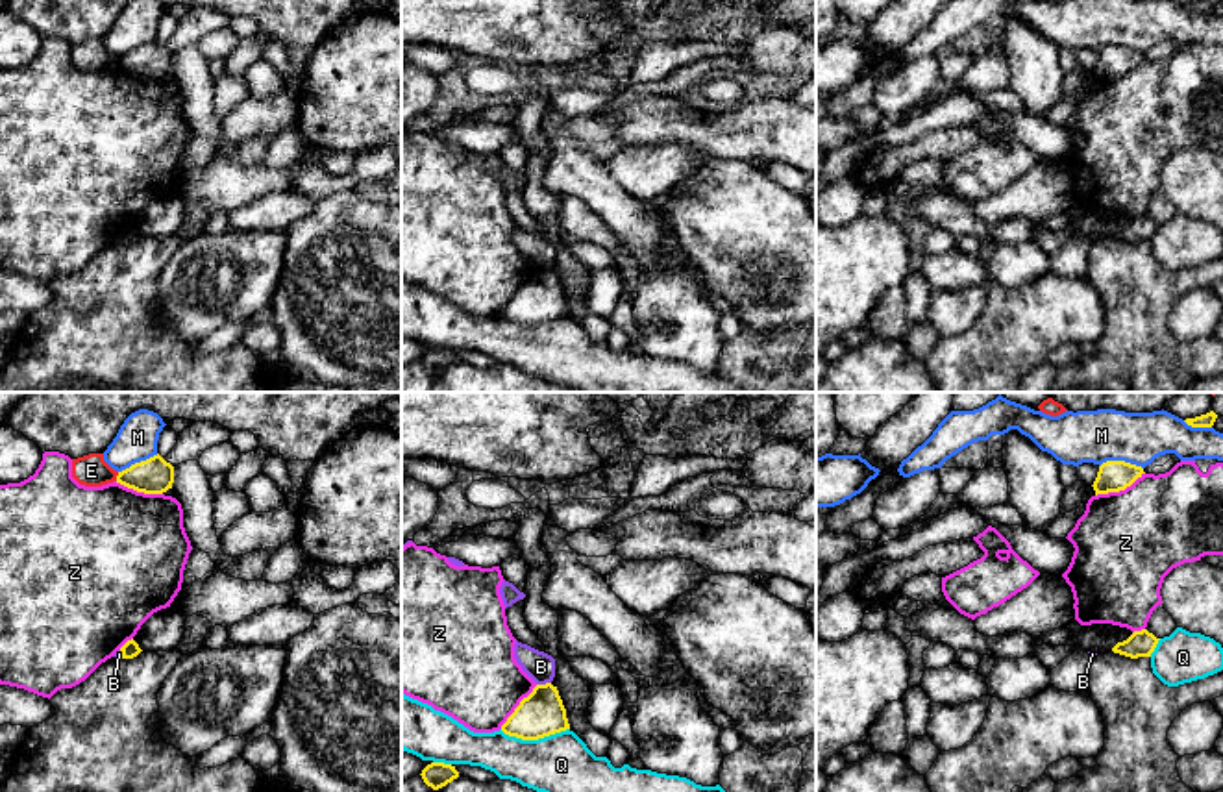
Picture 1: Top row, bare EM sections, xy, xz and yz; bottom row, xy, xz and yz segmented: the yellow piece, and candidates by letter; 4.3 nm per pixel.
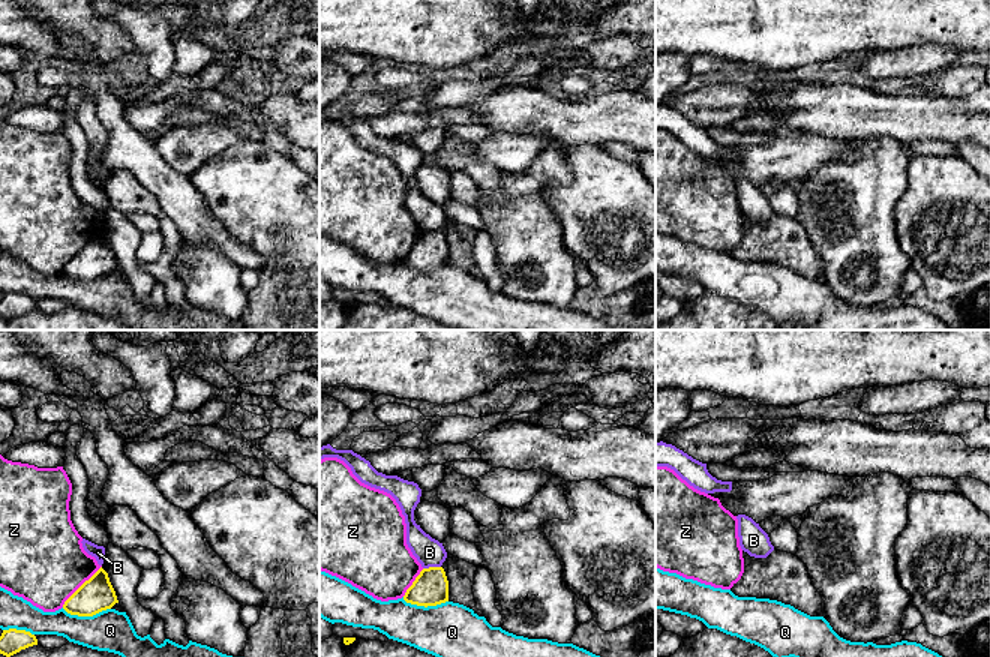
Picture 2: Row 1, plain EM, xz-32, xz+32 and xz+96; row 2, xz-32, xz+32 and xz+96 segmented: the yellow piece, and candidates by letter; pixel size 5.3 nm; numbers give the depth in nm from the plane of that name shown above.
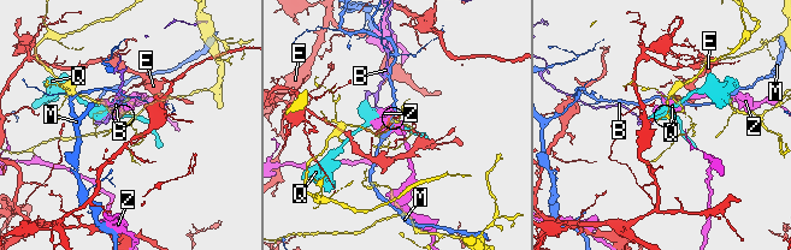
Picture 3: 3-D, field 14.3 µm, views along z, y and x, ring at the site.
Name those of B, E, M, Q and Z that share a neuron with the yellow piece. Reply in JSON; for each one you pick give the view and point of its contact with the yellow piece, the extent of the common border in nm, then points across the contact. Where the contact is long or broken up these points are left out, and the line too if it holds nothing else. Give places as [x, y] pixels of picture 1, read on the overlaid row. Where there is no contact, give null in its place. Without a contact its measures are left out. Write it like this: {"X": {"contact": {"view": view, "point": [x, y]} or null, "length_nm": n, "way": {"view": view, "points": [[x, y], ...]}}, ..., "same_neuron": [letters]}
{"same_neuron": []}

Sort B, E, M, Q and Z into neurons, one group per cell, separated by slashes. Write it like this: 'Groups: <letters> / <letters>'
Groups: B / E / M / Q / Z

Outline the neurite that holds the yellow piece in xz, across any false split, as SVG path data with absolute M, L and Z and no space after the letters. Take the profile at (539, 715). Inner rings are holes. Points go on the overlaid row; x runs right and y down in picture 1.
M551 683L537 685L501 725L505 735L522 740L538 740L566 729L570 729L566 709Z

